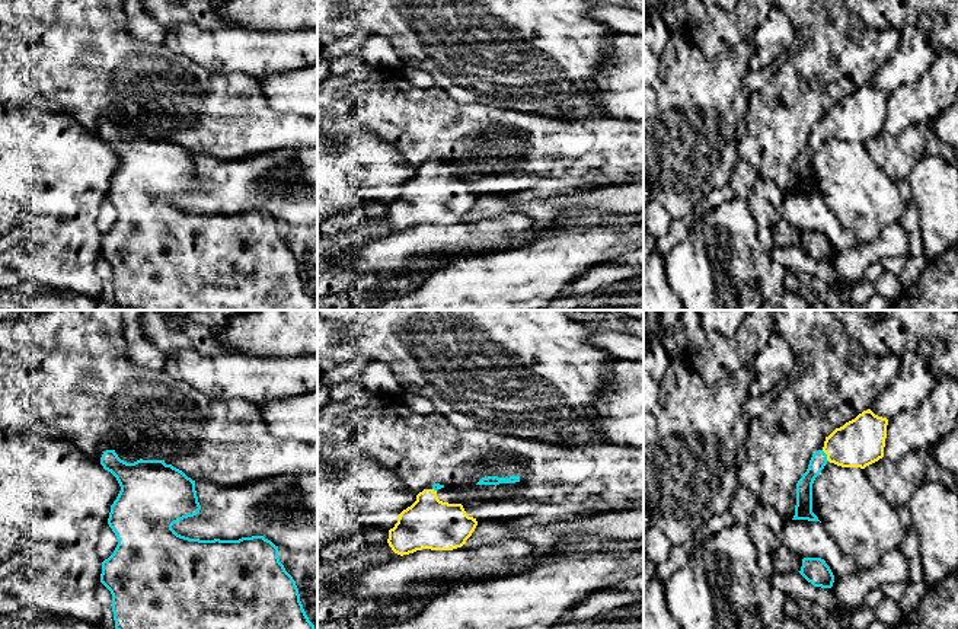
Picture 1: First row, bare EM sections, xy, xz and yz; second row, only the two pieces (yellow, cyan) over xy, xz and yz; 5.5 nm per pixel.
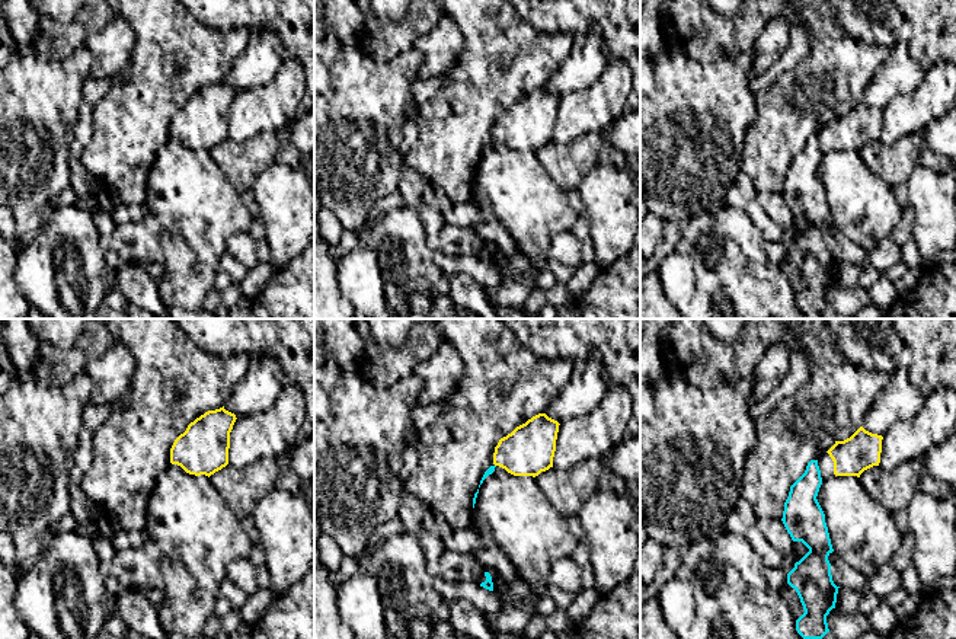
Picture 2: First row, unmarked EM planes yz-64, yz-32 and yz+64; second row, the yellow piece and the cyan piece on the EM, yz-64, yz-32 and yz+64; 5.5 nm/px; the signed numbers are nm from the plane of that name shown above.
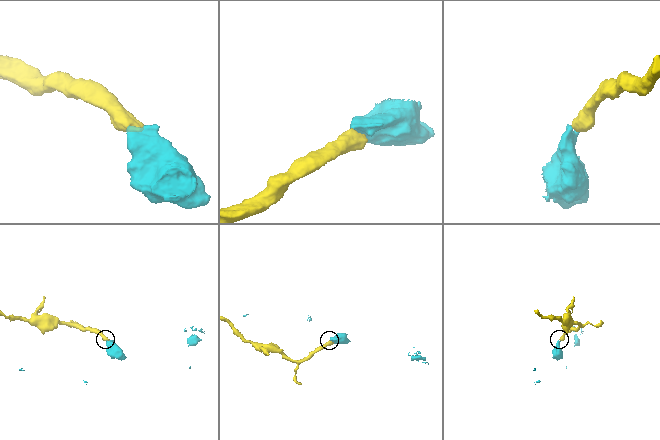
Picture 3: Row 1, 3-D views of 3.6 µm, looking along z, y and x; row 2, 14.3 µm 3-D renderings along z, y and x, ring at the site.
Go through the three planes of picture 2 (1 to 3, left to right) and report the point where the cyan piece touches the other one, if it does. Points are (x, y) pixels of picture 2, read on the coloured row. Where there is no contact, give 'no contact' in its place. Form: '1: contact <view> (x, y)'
1: no contact
2: no contact
3: no contact

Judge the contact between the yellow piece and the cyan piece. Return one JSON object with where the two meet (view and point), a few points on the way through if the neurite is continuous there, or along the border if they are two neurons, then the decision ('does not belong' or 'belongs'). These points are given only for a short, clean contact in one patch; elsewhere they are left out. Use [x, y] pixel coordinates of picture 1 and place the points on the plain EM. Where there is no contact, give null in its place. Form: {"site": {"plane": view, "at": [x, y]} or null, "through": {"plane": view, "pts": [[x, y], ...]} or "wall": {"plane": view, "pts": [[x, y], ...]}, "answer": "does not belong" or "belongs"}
{"site": {"plane": "yz", "at": [827, 130]}, "through": {"plane": "yz", "pts": [[859, 117], [839, 121], [827, 130], [814, 141], [804, 162]]}, "answer": "belongs"}

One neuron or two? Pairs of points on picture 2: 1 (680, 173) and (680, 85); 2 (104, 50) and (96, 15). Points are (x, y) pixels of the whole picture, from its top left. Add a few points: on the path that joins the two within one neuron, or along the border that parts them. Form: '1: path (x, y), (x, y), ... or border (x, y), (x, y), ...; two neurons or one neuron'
1: path (674, 152), (665, 134), (665, 106); one neuron
2: border (114, 15), (102, 28), (93, 31), (83, 45); two neurons

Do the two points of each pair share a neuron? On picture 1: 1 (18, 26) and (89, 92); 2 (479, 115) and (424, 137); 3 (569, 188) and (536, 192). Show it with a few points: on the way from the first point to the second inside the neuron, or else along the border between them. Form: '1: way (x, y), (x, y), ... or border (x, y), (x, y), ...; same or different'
1: way (34, 44), (38, 48), (45, 48), (72, 74); same
2: way (466, 128), (437, 130); same
3: way (561, 191), (545, 192); same

